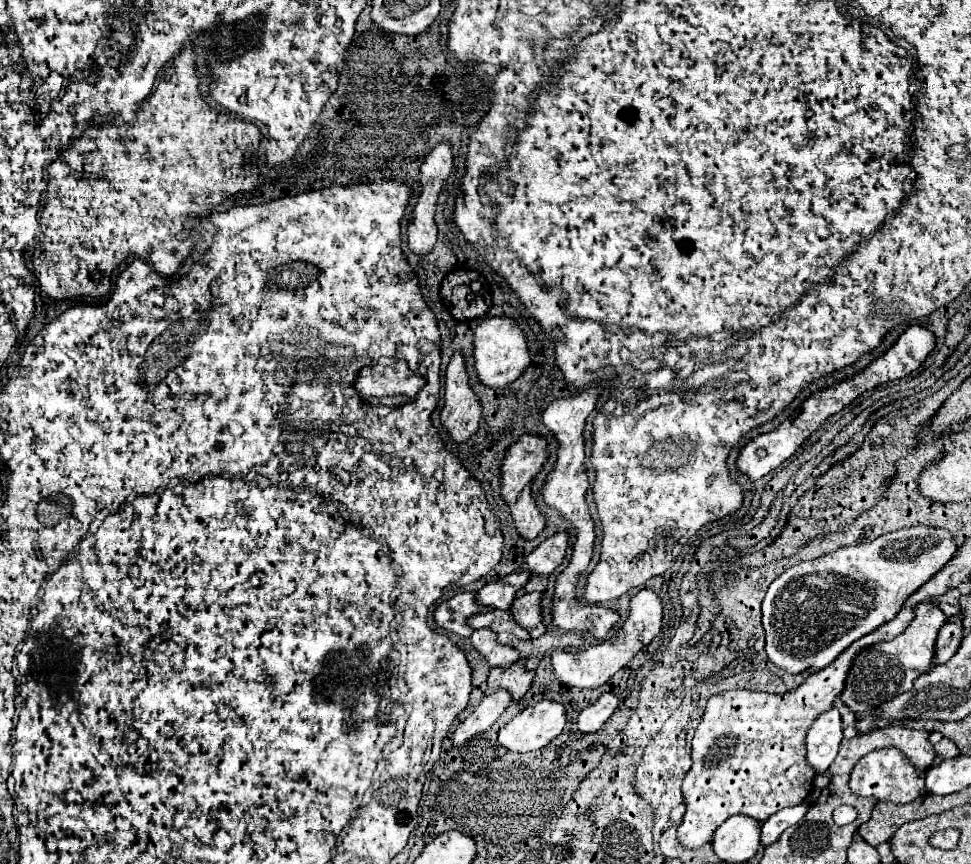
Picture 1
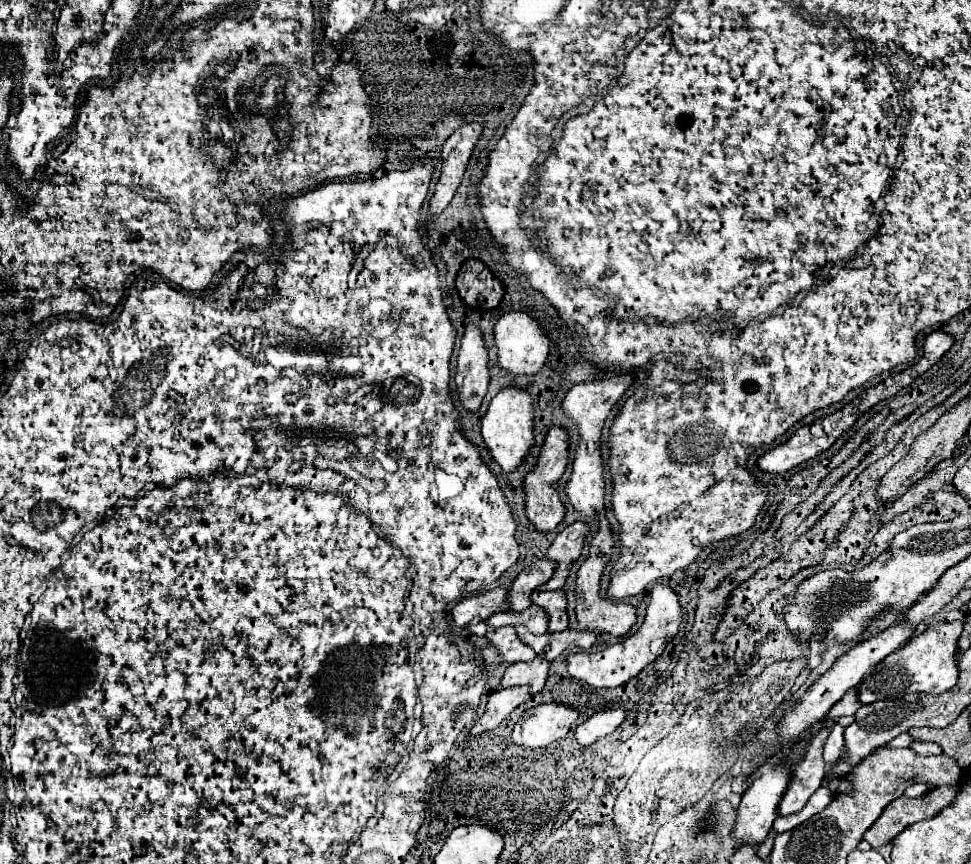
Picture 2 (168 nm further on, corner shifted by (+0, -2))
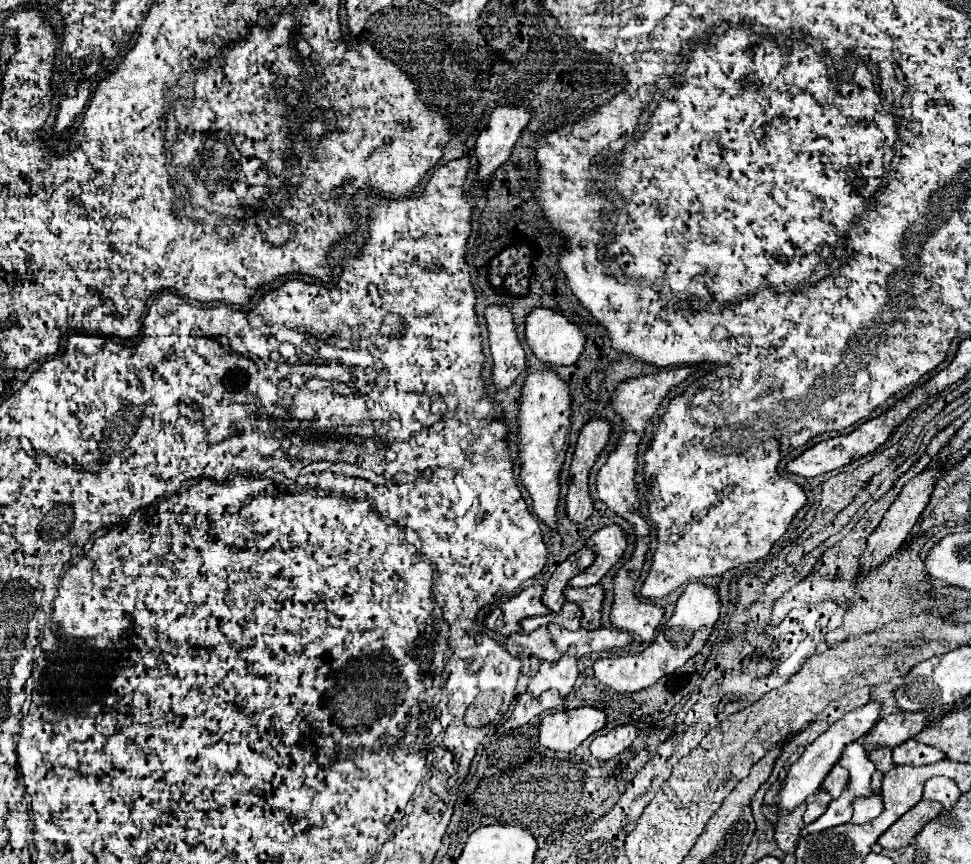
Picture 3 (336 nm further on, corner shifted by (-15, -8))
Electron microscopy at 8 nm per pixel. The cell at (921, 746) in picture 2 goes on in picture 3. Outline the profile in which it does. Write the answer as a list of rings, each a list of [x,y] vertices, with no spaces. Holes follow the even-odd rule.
[[[906,740],[904,744],[894,748],[894,760],[896,764],[912,764],[912,766],[920,766],[920,764],[934,764],[938,760],[944,758],[944,752],[926,744],[920,744],[916,740]]]

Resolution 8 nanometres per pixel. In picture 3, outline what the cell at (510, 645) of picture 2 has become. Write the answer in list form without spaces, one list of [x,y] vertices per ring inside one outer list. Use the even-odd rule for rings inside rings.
[[[544,626],[530,632],[530,634],[514,634],[512,638],[514,638],[516,644],[528,648],[542,662],[556,662],[562,656],[562,652],[558,652],[556,646],[554,646],[554,642],[548,634],[548,628],[544,628]]]

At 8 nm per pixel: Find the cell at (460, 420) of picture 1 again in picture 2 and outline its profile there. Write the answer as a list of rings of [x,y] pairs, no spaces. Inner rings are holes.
[[[469,324],[461,338],[455,384],[461,406],[469,412],[477,412],[489,386],[489,370],[487,370],[487,350],[481,332],[475,324]]]

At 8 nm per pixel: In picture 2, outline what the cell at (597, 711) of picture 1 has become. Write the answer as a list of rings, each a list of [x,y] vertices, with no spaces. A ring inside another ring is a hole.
[[[607,708],[607,710],[595,712],[583,724],[577,726],[575,738],[583,746],[593,744],[597,738],[603,738],[603,736],[611,734],[623,722],[623,718],[625,718],[623,708]]]

